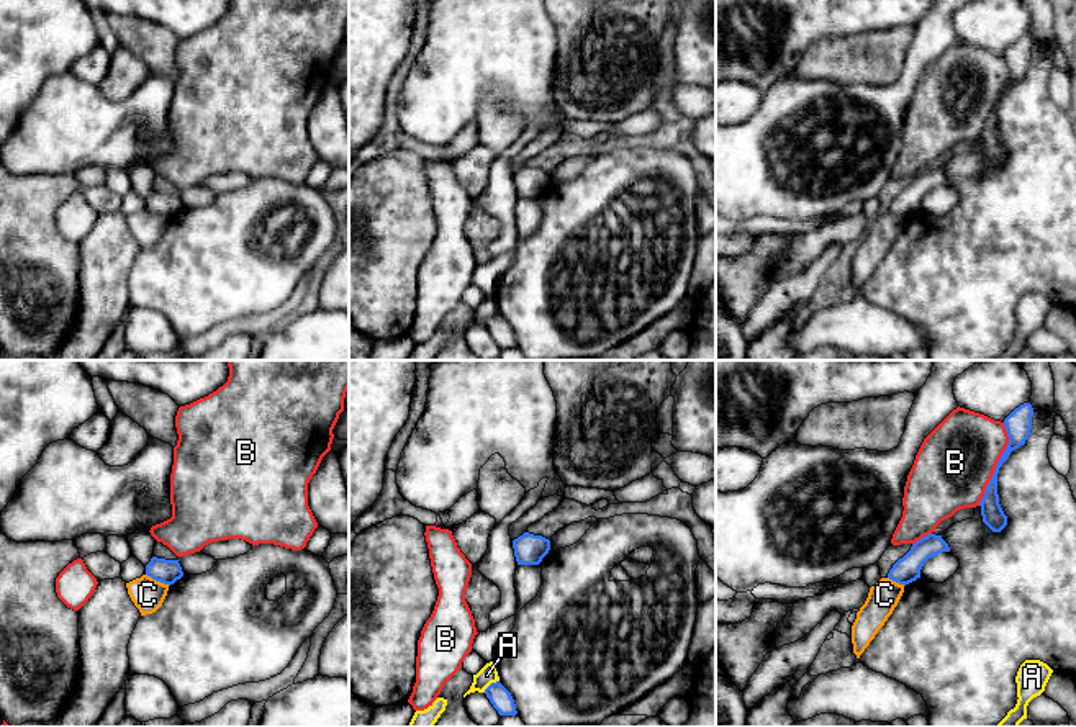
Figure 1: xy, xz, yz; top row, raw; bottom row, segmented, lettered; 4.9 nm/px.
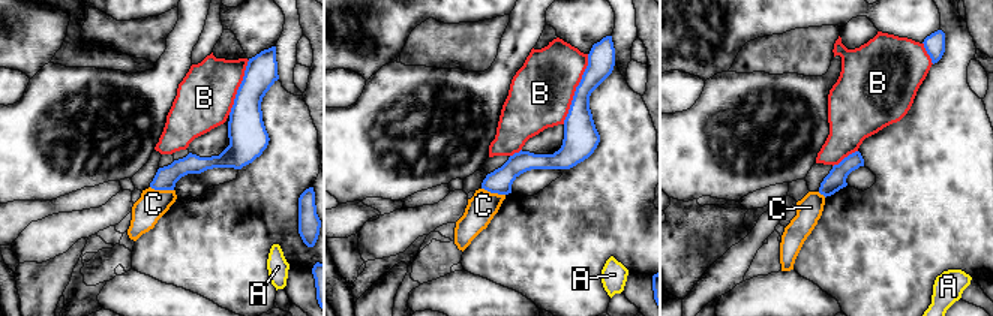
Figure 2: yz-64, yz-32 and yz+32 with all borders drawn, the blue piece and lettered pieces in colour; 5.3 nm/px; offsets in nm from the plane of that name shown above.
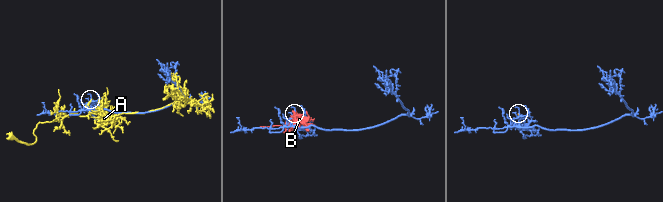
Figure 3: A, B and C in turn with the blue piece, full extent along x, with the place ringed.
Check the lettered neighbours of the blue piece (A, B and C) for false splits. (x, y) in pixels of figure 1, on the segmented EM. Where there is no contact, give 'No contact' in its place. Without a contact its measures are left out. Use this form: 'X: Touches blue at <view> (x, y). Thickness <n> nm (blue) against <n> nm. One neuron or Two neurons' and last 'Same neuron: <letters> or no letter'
A: Touches blue at xz (490, 685). Thickness 110 nm (blue) against 90 nm. Two neurons
B: Touches blue at yz (998, 464). Thickness 130 nm (blue) against 380 nm. Two neurons
C: Touches blue at xy (158, 580). Thickness 120 nm (blue) against 160 nm. Two neurons
Same neuron: no letter

